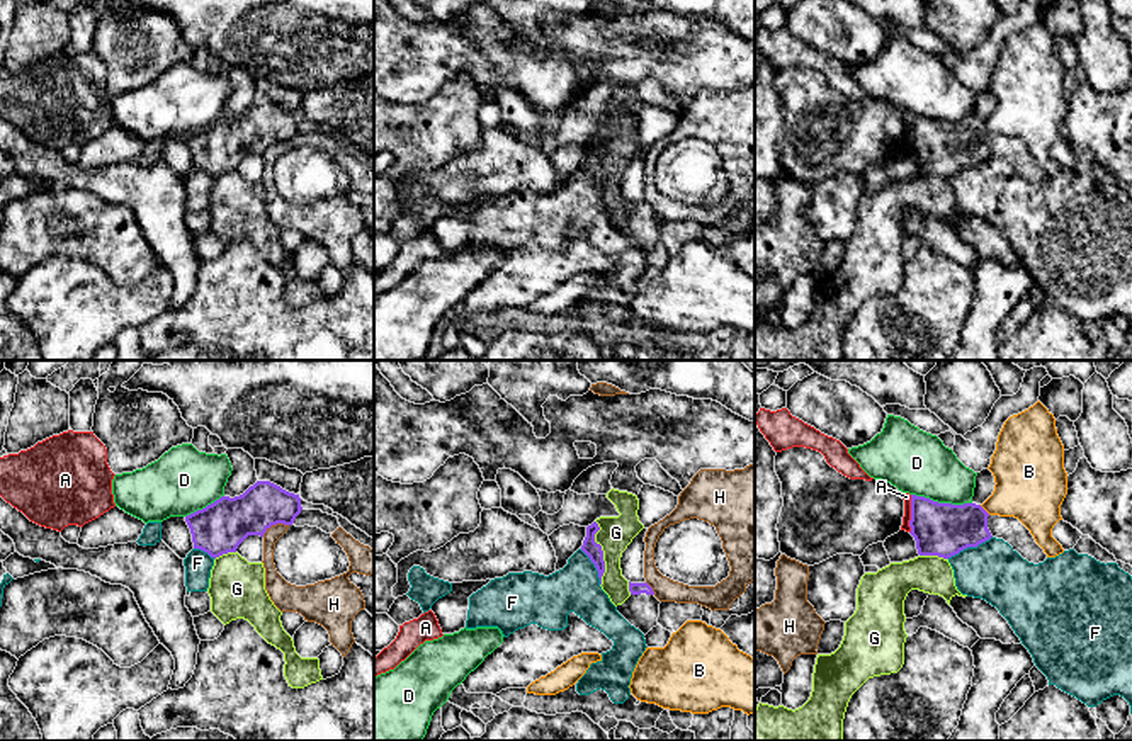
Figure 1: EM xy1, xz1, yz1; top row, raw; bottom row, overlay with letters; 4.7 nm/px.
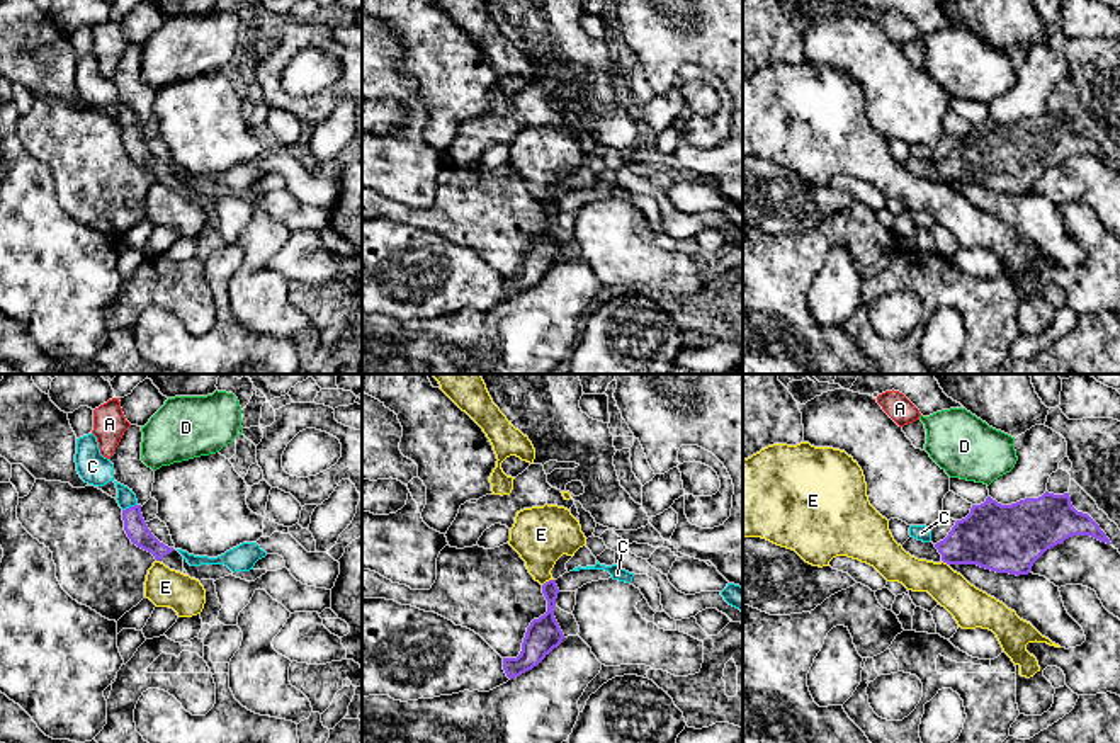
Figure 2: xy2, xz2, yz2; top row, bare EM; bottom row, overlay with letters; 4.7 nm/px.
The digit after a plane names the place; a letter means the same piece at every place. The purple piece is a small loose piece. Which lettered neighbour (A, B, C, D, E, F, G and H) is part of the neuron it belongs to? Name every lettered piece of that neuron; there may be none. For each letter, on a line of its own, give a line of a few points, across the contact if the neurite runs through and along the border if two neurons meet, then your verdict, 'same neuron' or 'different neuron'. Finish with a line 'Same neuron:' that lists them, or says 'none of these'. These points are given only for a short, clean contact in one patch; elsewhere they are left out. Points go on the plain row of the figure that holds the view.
A: yz1 (911, 114), (910, 152) | different neuron
B: yz1 (979, 124), (990, 133) | different neuron
C: xy2 (136, 123), (123, 130) | different neuron
D: different neuron
E: xz2 (553, 198), (543, 204) | different neuron
F: yz1 (991, 155), (947, 177) | different neuron
G: different neuron
H: different neuron
Same neuron: none of these

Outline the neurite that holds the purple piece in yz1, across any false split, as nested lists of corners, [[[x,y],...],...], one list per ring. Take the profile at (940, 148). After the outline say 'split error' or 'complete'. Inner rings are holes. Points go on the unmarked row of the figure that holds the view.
[[[911,114],[911,155],[920,175],[948,178],[991,156],[1003,158],[1028,182],[1047,178],[1030,150],[1015,136],[989,134],[981,124],[938,122]]] | split error

